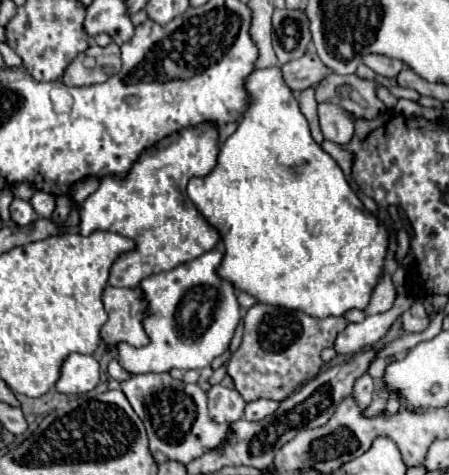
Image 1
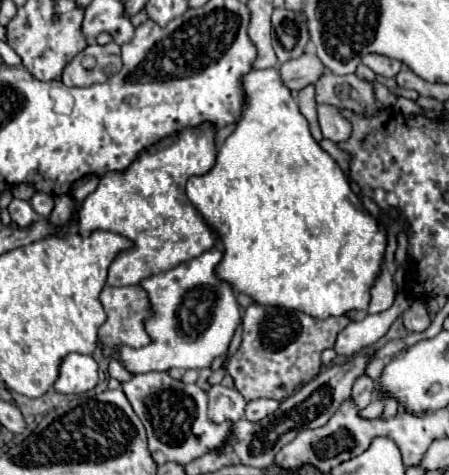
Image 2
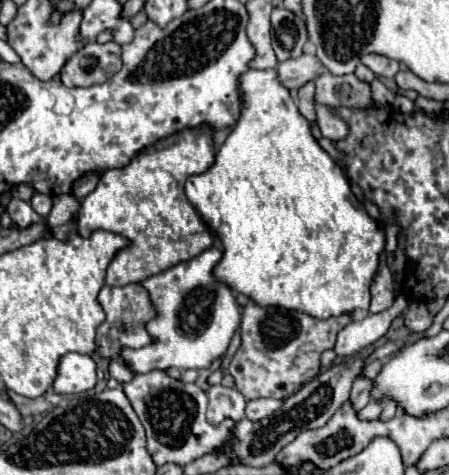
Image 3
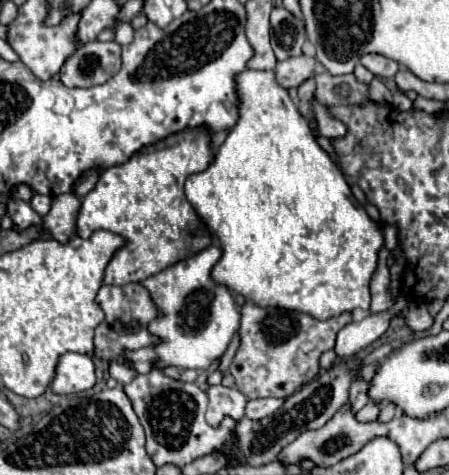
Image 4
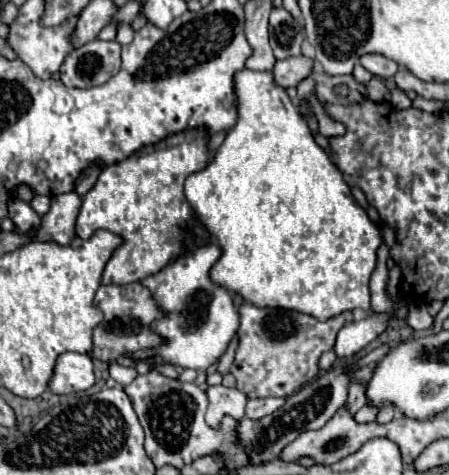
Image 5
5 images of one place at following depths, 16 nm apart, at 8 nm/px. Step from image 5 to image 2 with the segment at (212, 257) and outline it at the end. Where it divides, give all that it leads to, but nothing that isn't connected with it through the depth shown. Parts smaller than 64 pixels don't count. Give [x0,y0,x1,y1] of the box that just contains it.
[120,248,240,374]

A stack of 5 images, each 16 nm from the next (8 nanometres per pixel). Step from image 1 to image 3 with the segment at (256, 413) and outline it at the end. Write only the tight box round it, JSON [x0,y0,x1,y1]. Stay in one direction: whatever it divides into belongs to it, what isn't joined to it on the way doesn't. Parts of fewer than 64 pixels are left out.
[246,398,282,420]

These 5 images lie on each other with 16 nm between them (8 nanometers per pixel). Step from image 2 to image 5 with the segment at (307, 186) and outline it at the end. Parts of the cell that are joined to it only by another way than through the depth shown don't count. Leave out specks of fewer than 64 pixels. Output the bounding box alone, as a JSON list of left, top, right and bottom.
[186,70,382,320]

